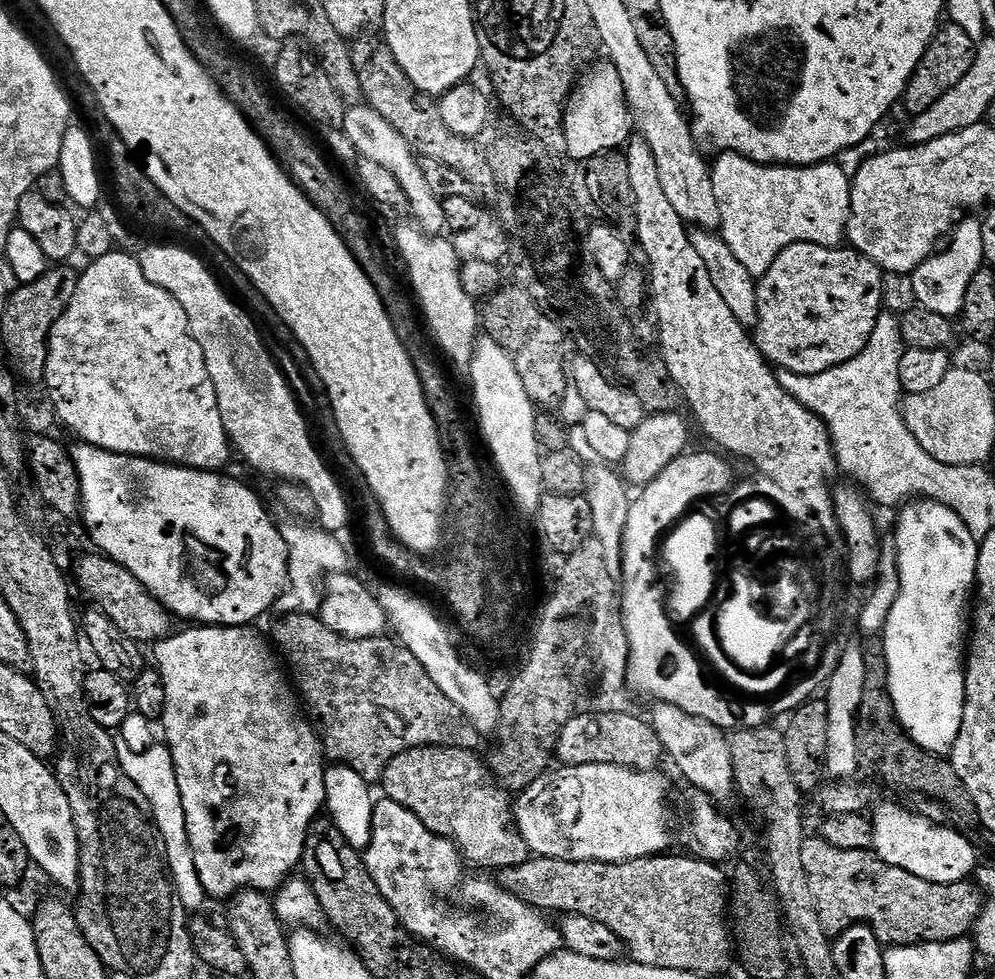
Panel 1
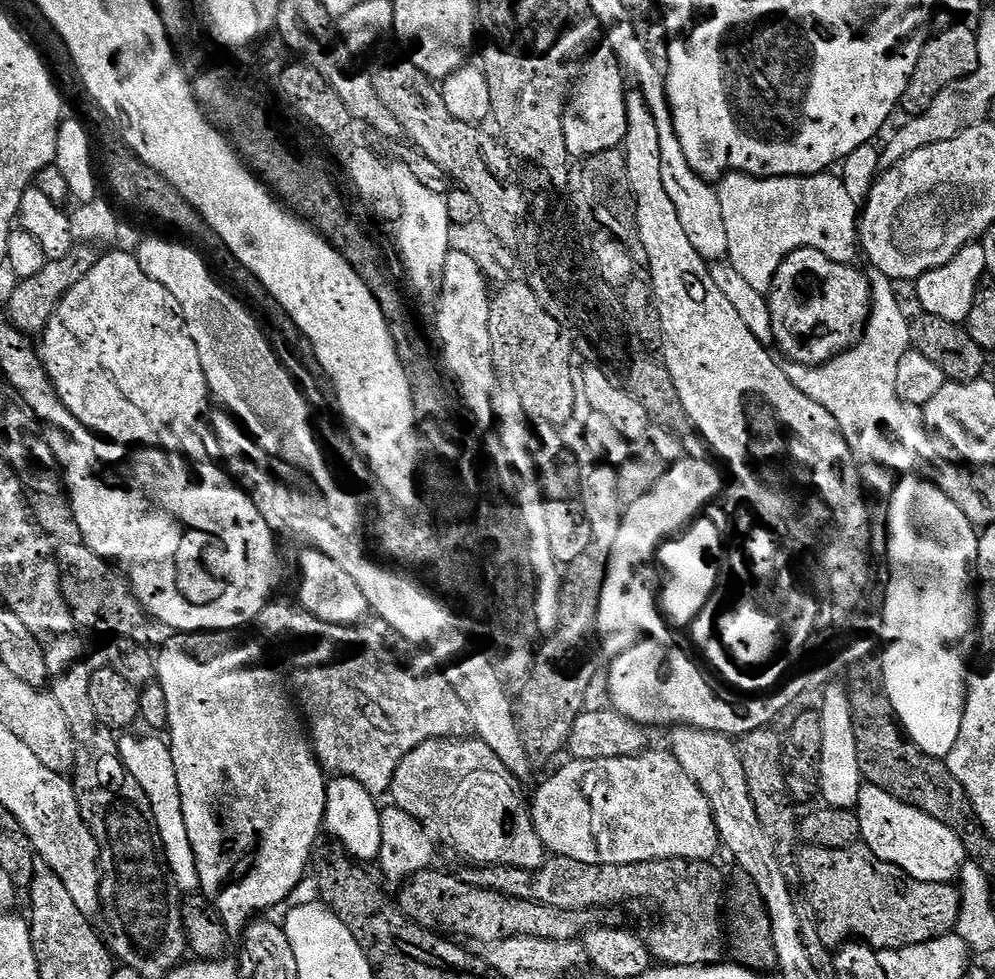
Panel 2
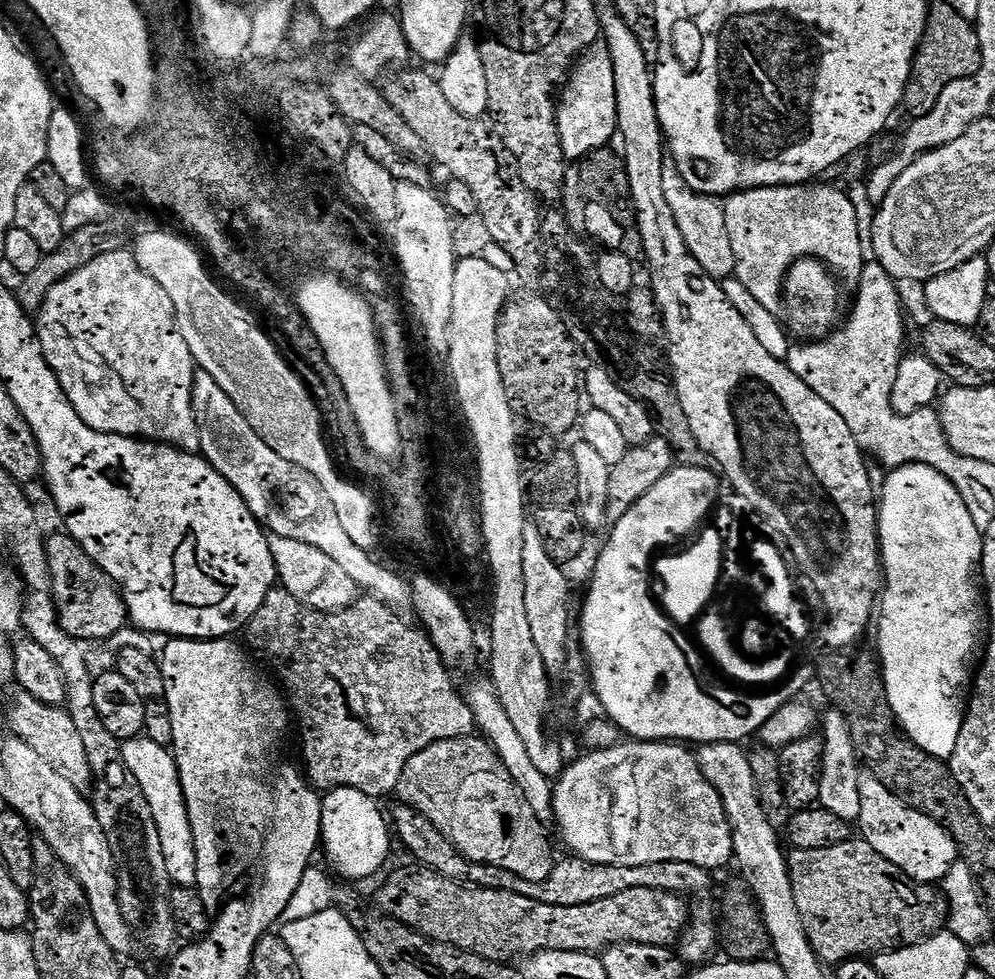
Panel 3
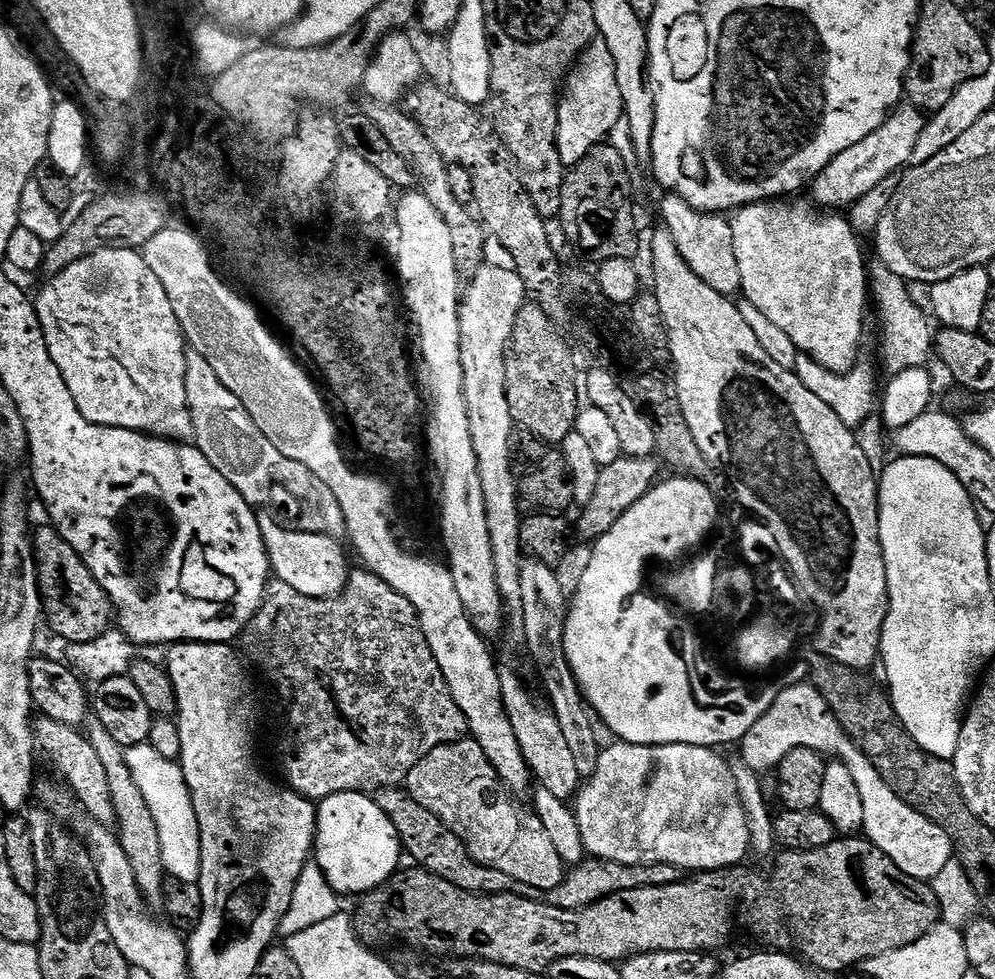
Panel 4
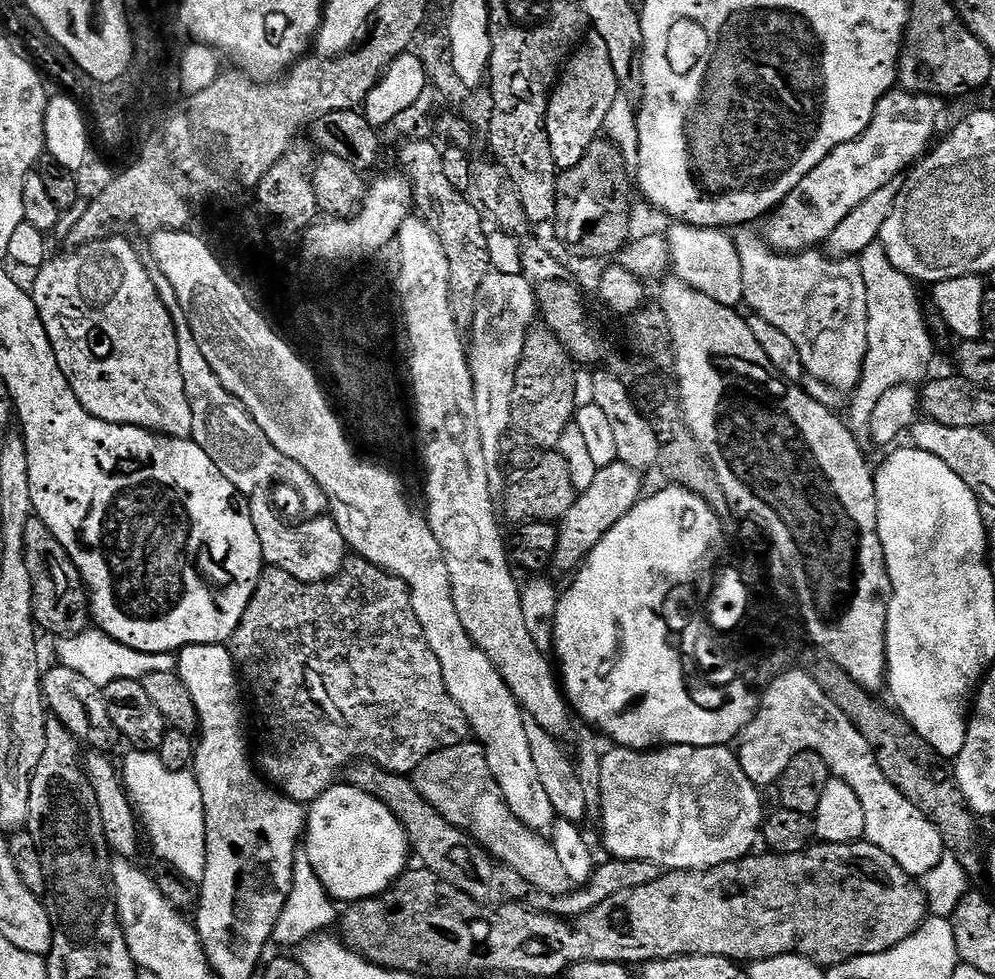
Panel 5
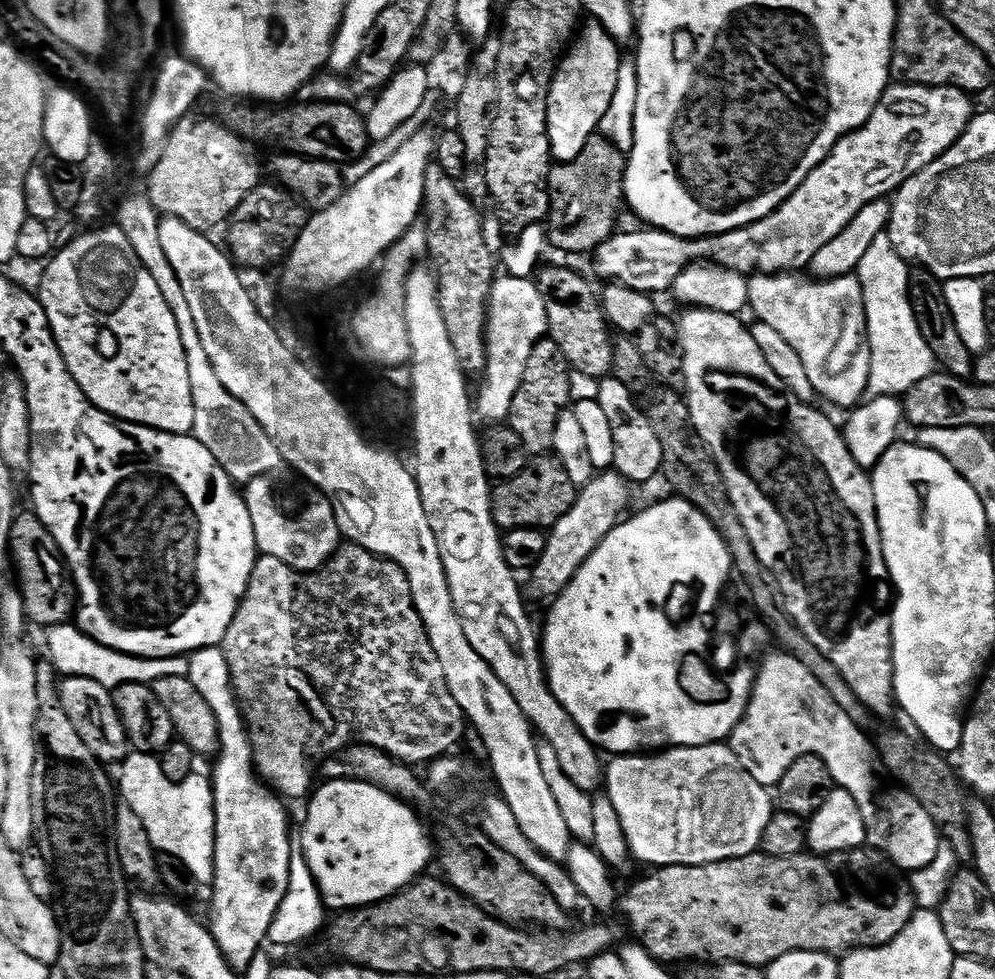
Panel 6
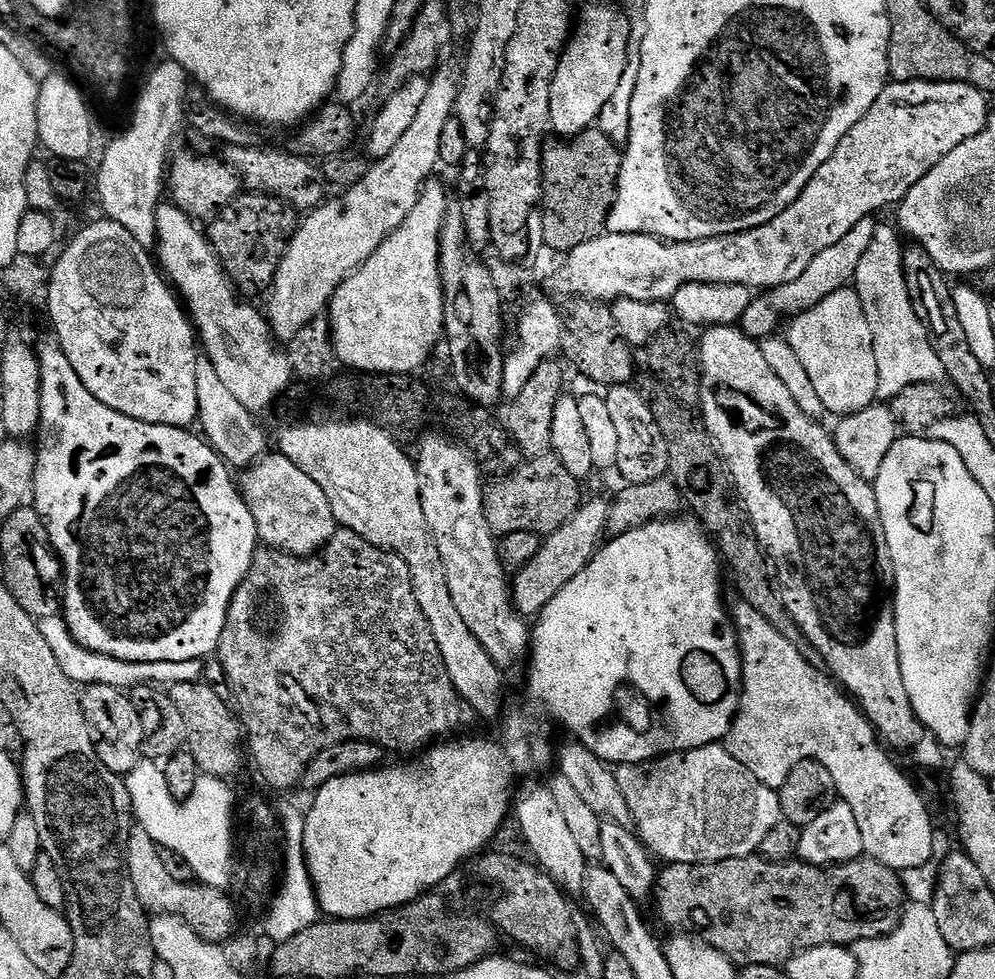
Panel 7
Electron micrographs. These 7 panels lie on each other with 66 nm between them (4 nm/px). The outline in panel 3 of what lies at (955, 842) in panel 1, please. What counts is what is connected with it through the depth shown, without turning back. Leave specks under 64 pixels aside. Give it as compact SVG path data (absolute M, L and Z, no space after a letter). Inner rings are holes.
M867 770L860 773L858 790L862 798L858 828L864 831L861 832L864 841L874 846L882 858L894 862L894 866L898 866L898 870L902 870L912 880L931 885L943 881L950 866L958 862L956 843L950 834L946 834L944 827L926 818L926 814L903 804Z

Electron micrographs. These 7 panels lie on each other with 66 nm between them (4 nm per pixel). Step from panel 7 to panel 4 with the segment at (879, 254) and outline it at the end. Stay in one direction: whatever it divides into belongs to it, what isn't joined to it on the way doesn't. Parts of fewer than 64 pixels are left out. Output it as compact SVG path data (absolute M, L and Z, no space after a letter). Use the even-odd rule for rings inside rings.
M879 260L869 265L870 292L882 322L882 364L887 375L893 376L902 370L925 367L934 352L934 332L930 330L927 318L916 304L907 281L894 274Z

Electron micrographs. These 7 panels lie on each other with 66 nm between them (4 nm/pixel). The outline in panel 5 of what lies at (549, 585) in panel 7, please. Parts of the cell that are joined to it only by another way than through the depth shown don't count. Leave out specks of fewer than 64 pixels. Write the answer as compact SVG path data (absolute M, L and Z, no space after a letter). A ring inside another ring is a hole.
M619 462L605 468L597 468L590 490L579 493L574 506L570 506L563 520L559 521L558 546L552 559L555 571L572 574L579 569L584 559L594 550L594 546L598 546L598 542L602 542L608 531L640 503L640 480L641 473Z

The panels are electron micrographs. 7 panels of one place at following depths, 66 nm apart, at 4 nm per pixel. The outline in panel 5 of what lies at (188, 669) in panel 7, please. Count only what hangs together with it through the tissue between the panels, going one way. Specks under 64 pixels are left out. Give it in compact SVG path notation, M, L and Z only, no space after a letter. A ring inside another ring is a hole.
M99 630L66 636L57 639L55 644L59 667L82 674L82 678L94 682L94 686L101 690L115 680L143 681L146 674L170 674L178 668L177 657L171 652L139 652L130 646L122 646L122 642Z

